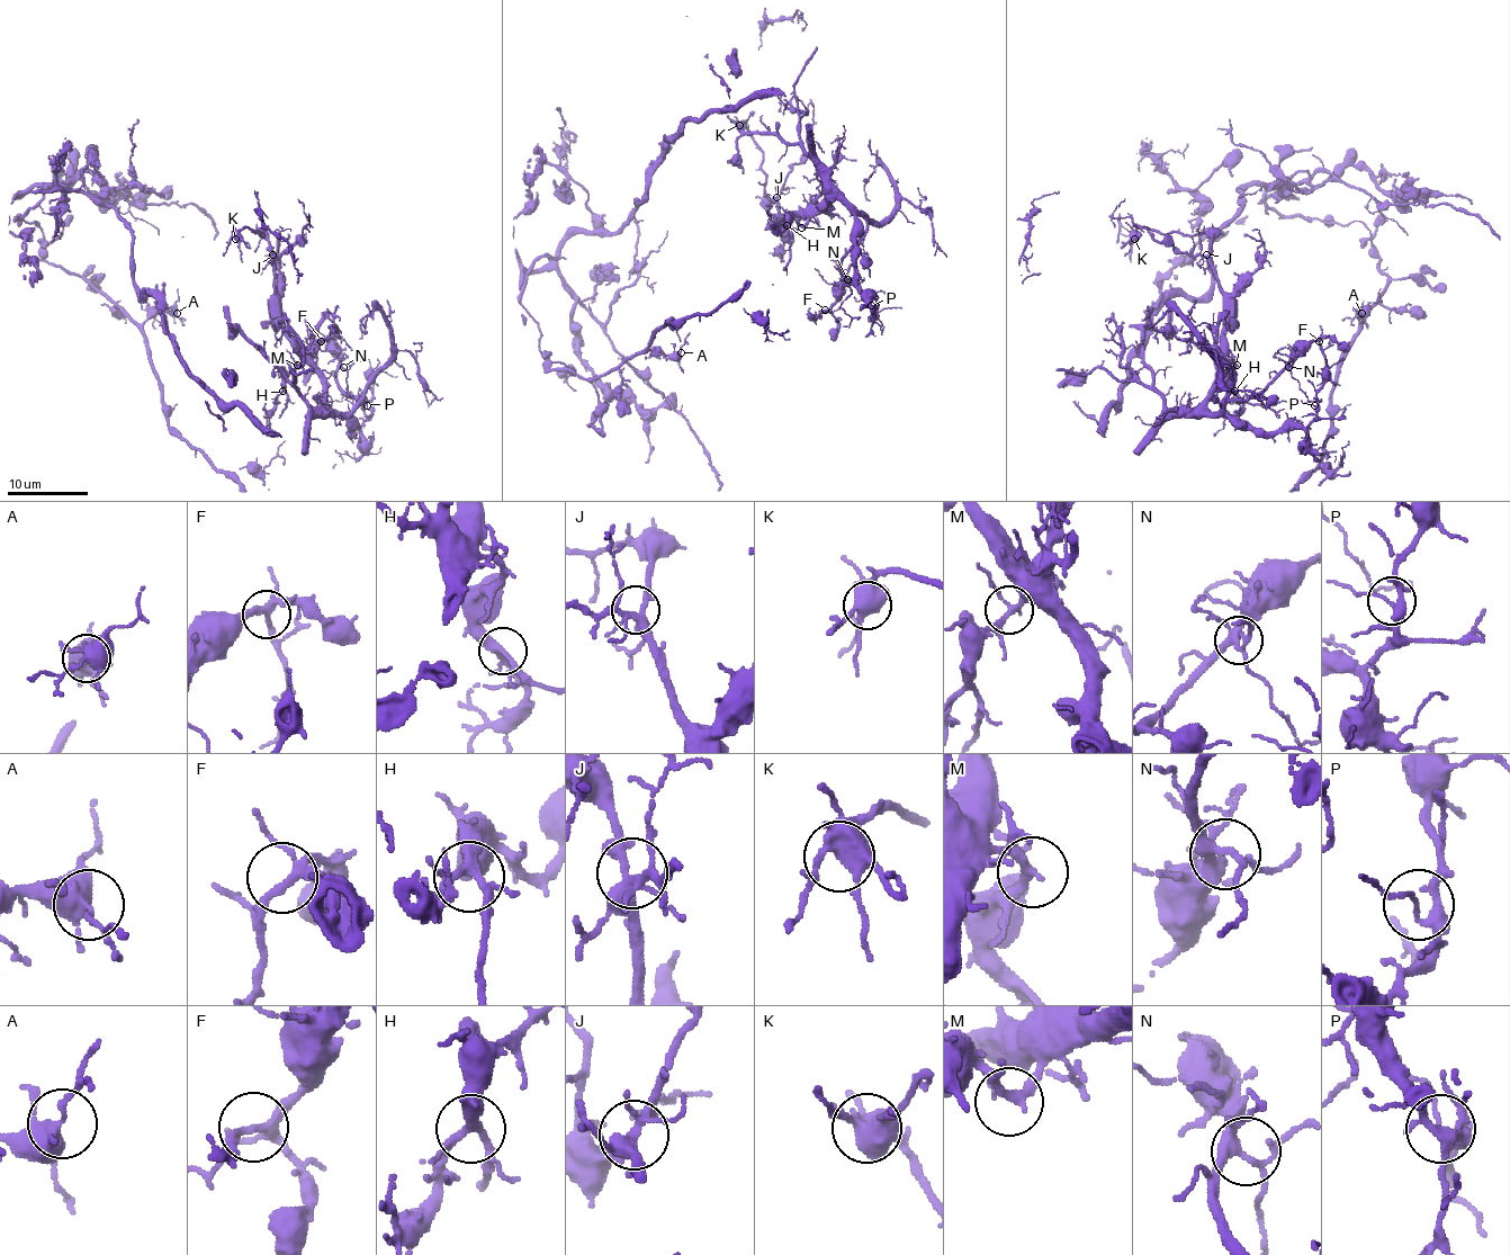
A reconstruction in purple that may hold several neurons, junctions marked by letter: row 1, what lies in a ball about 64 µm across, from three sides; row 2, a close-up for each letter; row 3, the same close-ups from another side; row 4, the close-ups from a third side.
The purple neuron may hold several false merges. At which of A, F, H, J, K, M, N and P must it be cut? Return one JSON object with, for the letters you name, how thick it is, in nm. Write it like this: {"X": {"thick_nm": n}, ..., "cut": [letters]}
{"cut": []}

